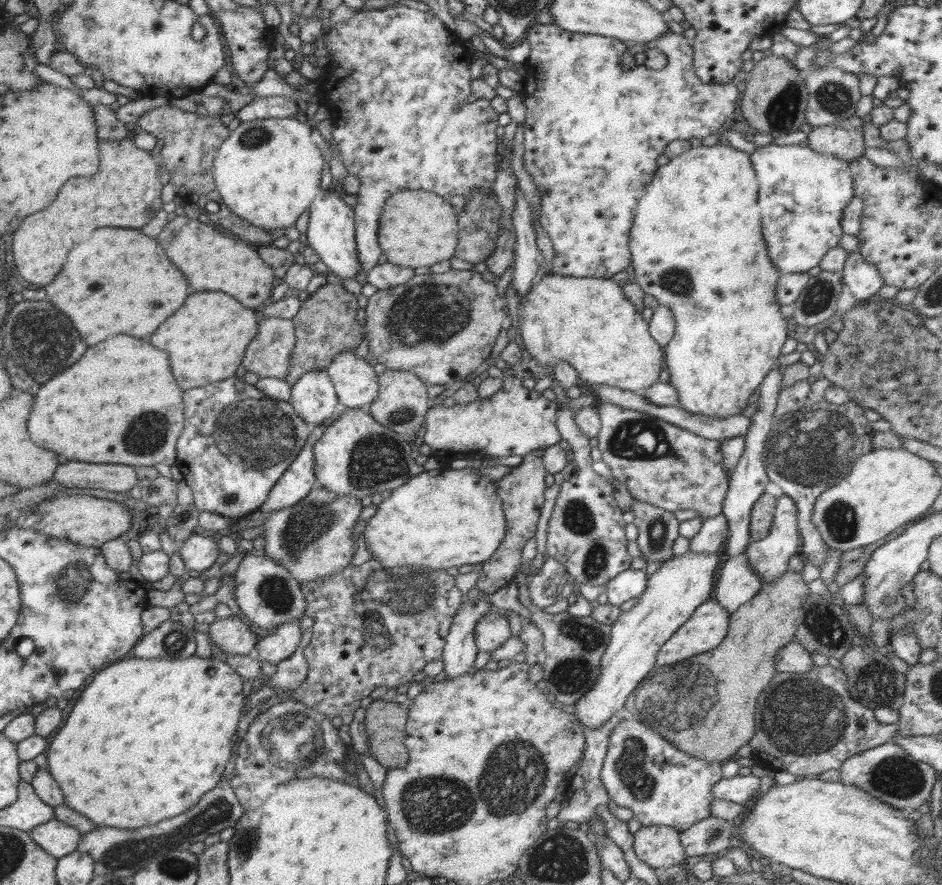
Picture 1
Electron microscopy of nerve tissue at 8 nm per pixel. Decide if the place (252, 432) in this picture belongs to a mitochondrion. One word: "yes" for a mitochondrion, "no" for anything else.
yes

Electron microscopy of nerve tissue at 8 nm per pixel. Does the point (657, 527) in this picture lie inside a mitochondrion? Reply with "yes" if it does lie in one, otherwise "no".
yes

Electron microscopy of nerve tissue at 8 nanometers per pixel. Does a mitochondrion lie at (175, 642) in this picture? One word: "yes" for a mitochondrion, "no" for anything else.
yes

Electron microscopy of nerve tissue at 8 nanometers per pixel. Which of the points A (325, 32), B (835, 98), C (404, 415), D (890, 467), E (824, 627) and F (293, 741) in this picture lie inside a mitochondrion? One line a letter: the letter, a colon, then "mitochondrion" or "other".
A: other
B: mitochondrion
C: mitochondrion
D: other
E: mitochondrion
F: mitochondrion

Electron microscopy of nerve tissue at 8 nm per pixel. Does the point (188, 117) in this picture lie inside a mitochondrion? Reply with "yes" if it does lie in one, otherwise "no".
no

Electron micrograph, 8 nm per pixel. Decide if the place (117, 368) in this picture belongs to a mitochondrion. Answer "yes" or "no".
no

